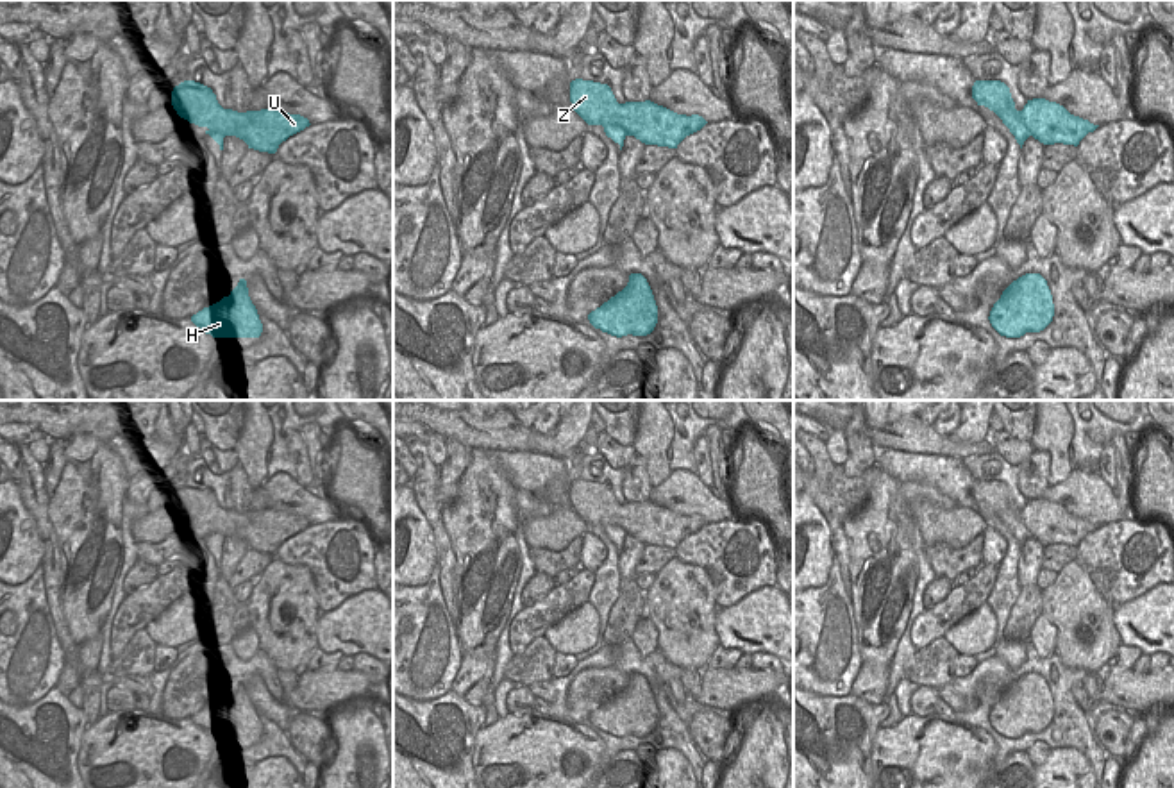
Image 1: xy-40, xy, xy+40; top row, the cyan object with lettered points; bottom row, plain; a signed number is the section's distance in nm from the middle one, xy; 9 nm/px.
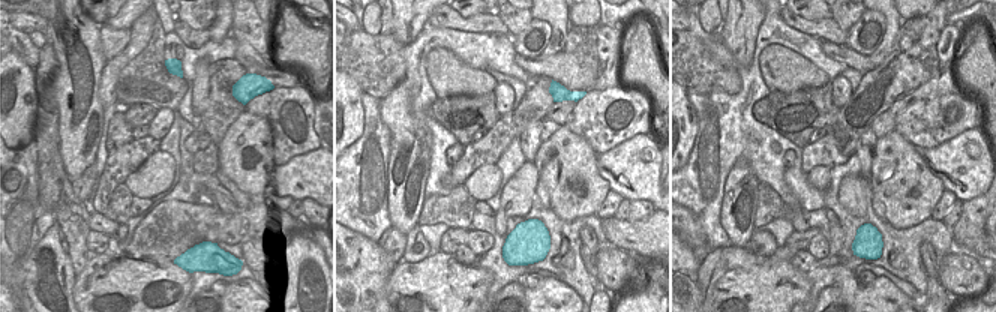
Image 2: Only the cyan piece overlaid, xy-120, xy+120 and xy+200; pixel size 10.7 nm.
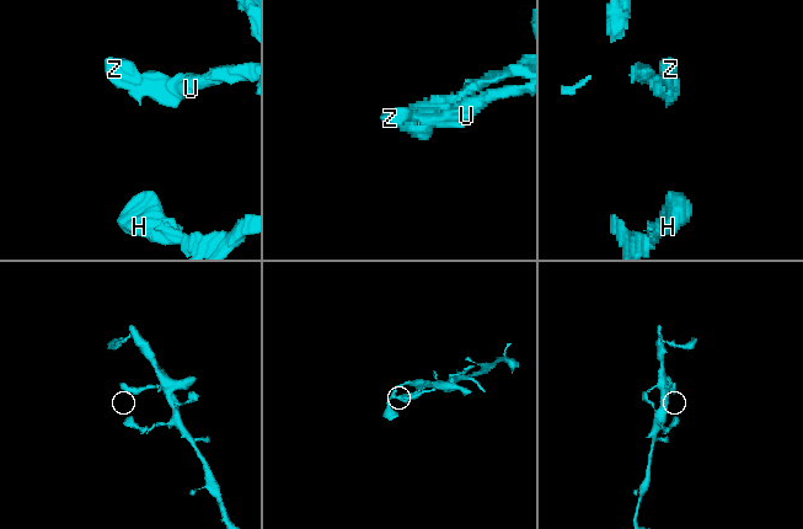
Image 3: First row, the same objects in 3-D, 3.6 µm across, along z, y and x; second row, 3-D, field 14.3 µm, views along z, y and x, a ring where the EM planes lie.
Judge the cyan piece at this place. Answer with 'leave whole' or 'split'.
leave whole

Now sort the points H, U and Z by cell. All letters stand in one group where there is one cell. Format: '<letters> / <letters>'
H U Z

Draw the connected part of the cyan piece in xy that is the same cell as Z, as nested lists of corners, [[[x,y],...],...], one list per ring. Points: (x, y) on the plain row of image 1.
[[[583,479],[570,482],[570,502],[588,525],[602,525],[620,550],[627,536],[645,545],[677,549],[686,536],[708,524],[699,515],[677,515],[650,500],[618,504],[608,484]]]

